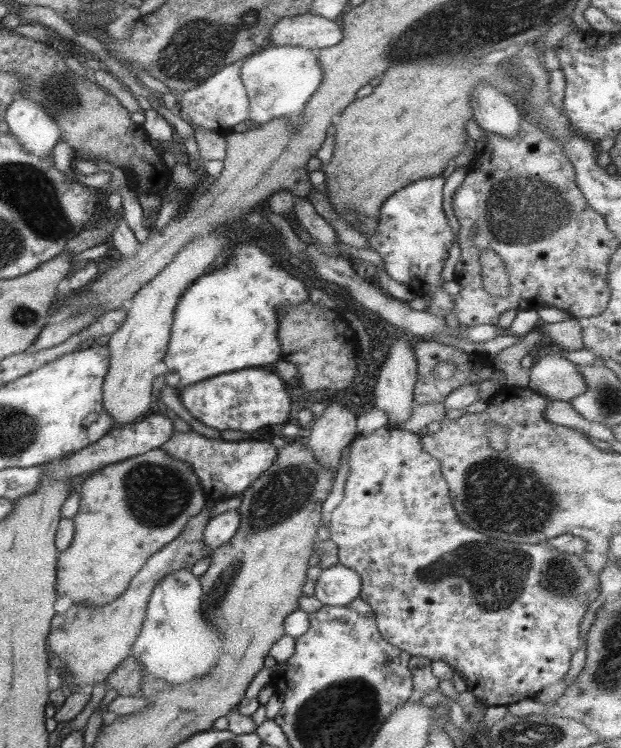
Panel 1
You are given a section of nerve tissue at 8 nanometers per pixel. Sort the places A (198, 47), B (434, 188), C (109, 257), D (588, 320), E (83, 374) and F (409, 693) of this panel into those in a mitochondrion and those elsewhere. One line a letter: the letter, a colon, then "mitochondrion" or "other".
A: mitochondrion
B: other
C: other
D: other
E: other
F: other

